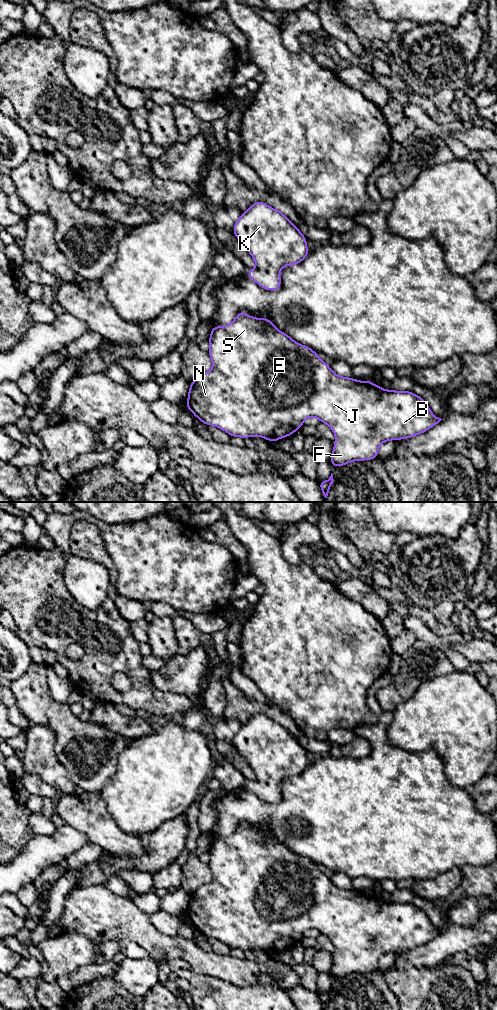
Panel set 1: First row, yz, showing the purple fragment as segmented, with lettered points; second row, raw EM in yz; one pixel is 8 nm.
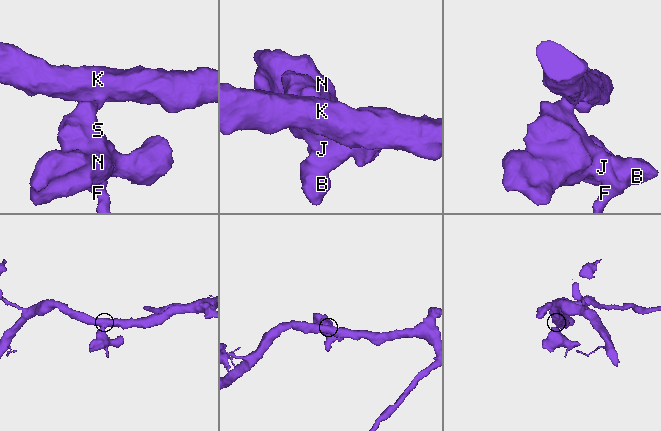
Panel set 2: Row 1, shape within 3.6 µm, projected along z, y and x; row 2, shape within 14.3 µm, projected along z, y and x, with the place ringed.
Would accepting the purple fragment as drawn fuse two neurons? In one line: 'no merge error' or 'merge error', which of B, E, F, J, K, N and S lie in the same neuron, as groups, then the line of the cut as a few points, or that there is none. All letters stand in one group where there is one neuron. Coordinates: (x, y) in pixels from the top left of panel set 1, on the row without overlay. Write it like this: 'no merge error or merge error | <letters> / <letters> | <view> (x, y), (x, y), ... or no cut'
no merge error | B E F J K N S | no cut

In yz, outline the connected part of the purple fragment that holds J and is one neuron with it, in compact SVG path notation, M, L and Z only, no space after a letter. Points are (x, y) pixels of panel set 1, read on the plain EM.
M240 822L230 836L212 839L208 853L212 882L190 894L185 919L202 936L215 938L231 949L245 951L260 948L274 955L298 943L307 930L316 929L319 934L328 937L335 947L330 969L335 981L353 973L376 971L383 954L409 951L427 944L442 932L432 925L421 908L412 903L386 902L371 892L360 893L337 887L317 864L280 843L268 829L255 830Z

